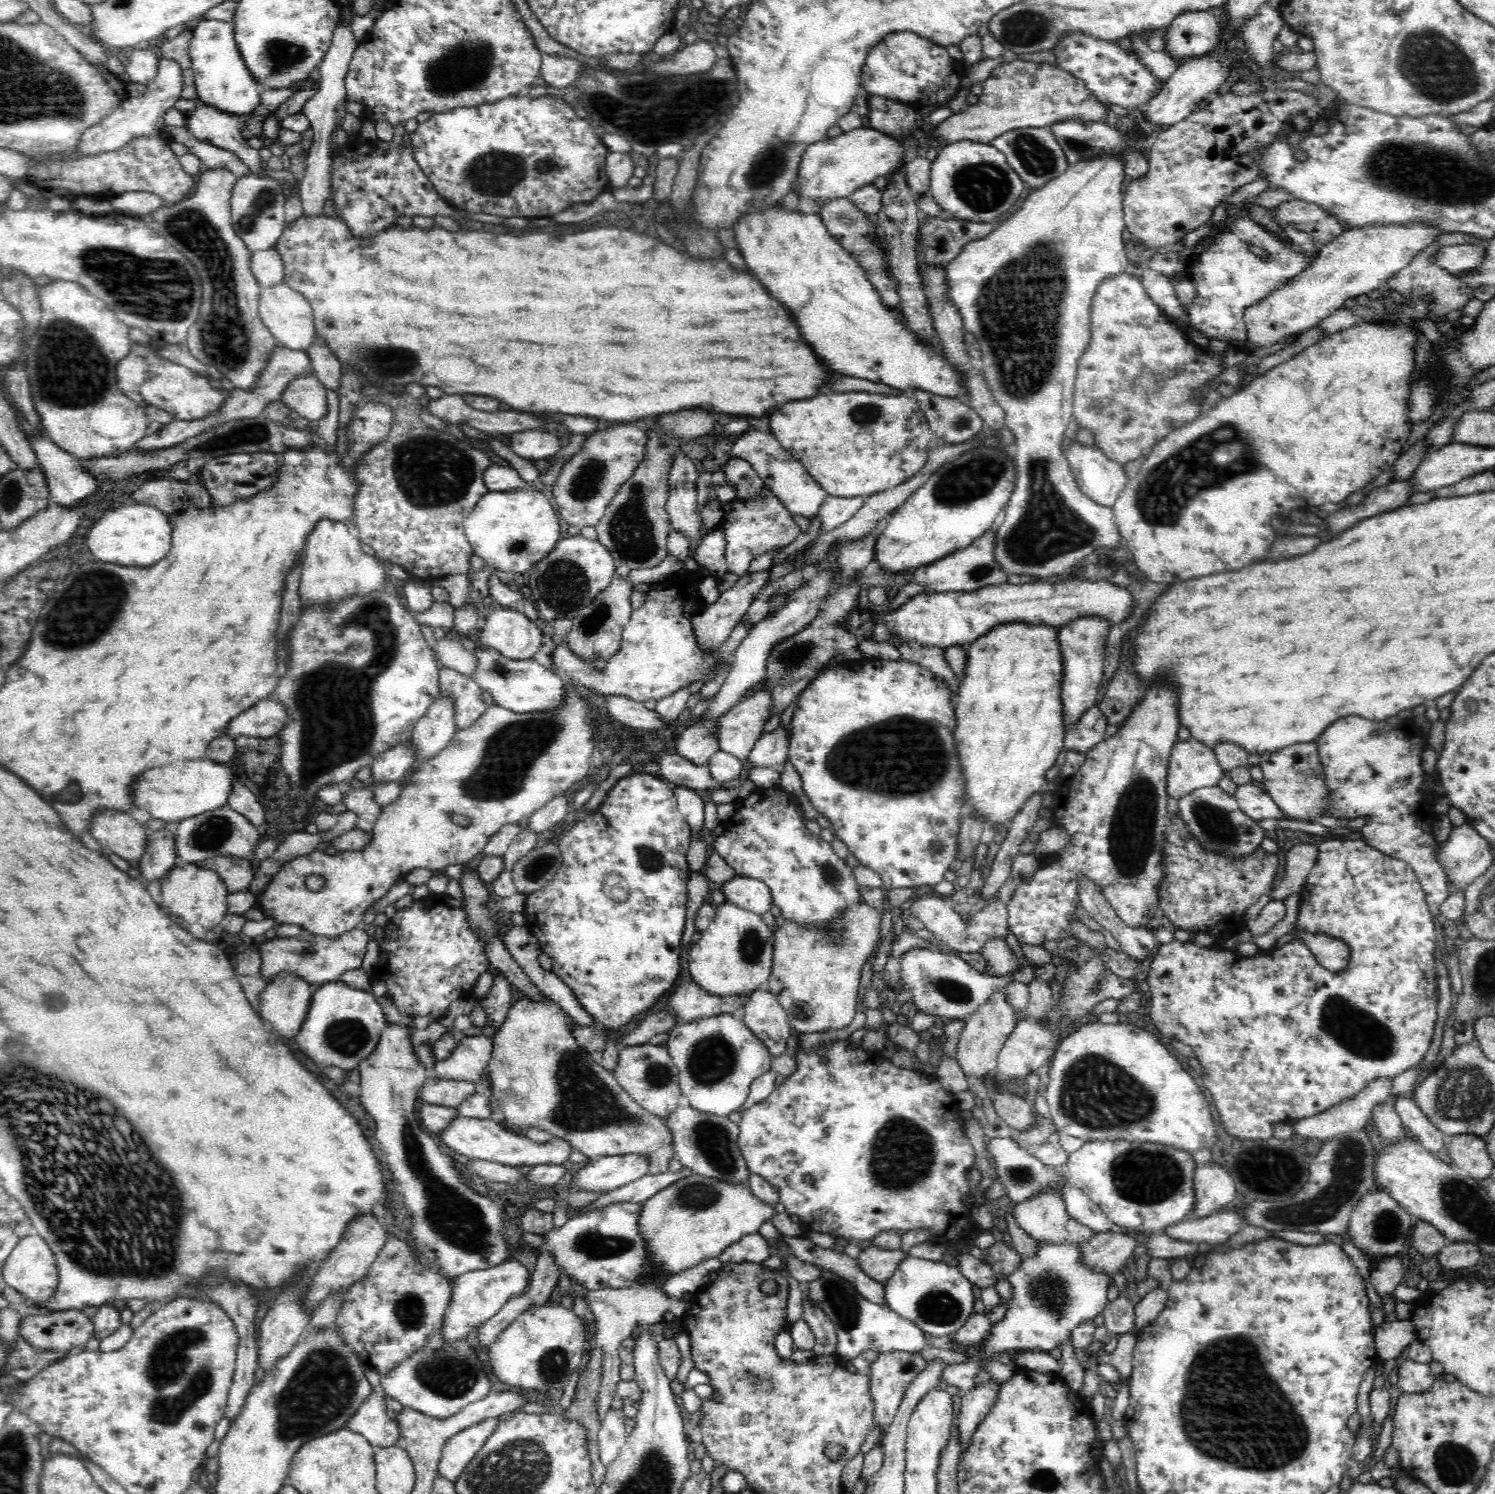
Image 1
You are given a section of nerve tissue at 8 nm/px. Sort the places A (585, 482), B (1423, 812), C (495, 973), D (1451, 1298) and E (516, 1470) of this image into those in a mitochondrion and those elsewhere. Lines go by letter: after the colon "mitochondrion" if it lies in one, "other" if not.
A: mitochondrion
B: other
C: other
D: other
E: mitochondrion

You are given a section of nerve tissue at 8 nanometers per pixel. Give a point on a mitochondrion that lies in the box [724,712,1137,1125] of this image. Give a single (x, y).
(953, 990)

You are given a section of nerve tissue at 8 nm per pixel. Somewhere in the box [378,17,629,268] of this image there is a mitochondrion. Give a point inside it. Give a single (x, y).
(455, 73)

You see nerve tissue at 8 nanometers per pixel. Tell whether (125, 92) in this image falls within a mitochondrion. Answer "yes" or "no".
no

